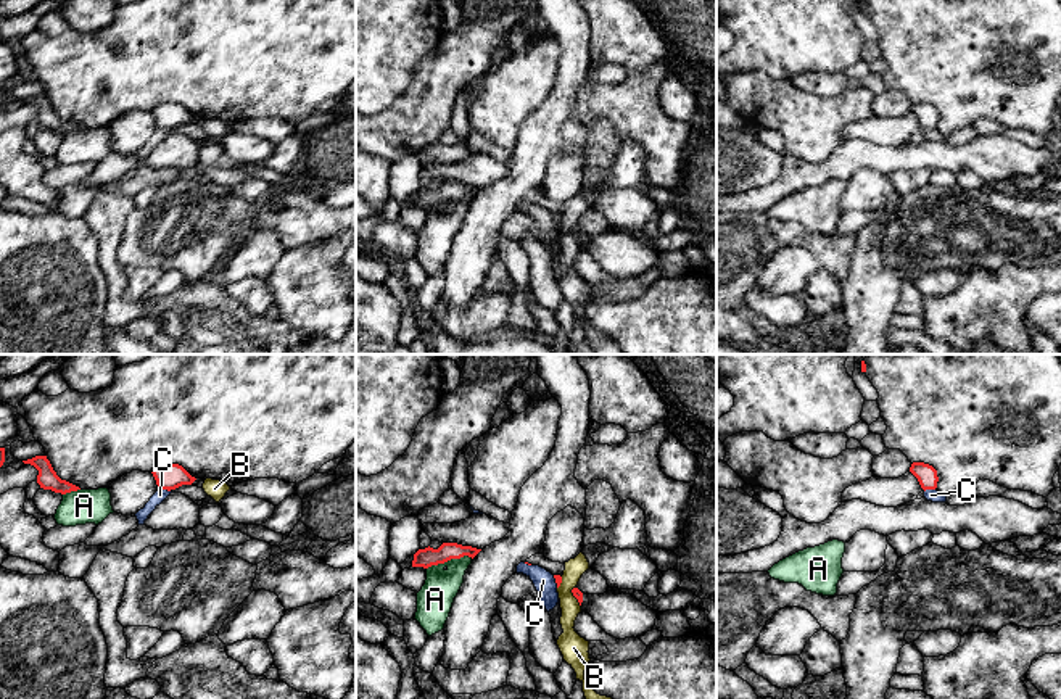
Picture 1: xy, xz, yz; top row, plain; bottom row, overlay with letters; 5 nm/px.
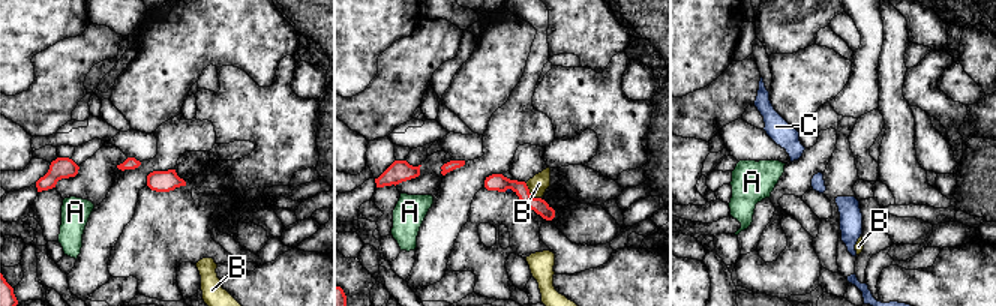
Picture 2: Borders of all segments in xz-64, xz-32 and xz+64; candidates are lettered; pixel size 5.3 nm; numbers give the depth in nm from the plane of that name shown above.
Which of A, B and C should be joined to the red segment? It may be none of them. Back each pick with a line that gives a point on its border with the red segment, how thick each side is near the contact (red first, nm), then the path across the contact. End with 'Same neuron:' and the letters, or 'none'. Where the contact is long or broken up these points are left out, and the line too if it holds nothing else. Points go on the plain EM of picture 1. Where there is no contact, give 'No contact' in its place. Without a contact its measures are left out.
Same neuron: none

